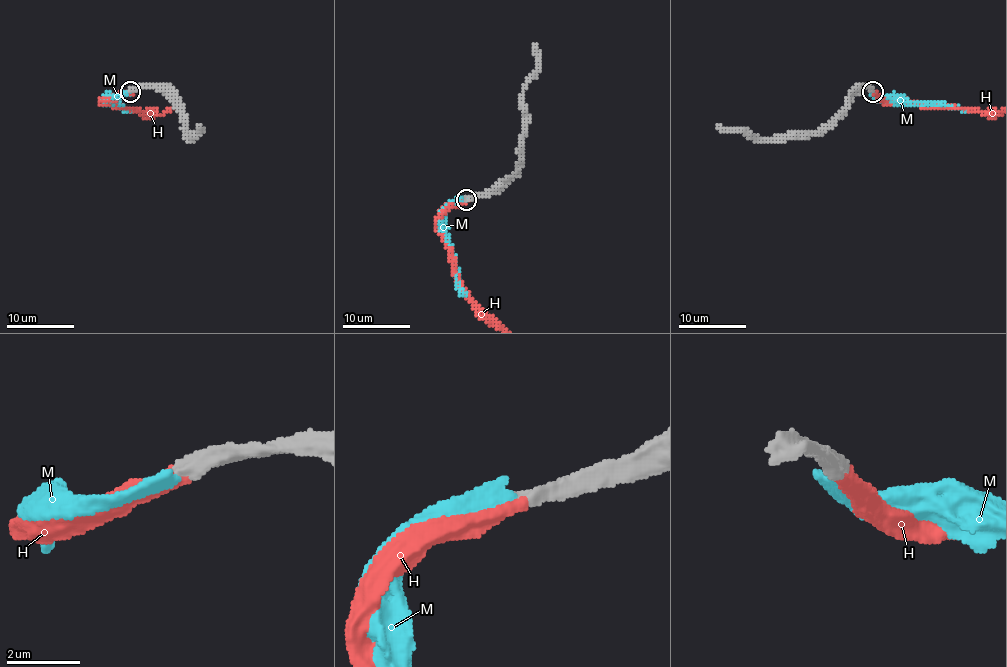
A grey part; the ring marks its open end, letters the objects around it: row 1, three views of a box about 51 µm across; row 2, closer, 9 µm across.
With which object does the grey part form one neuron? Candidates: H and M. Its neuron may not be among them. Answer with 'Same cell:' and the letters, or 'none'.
Same cell: H

